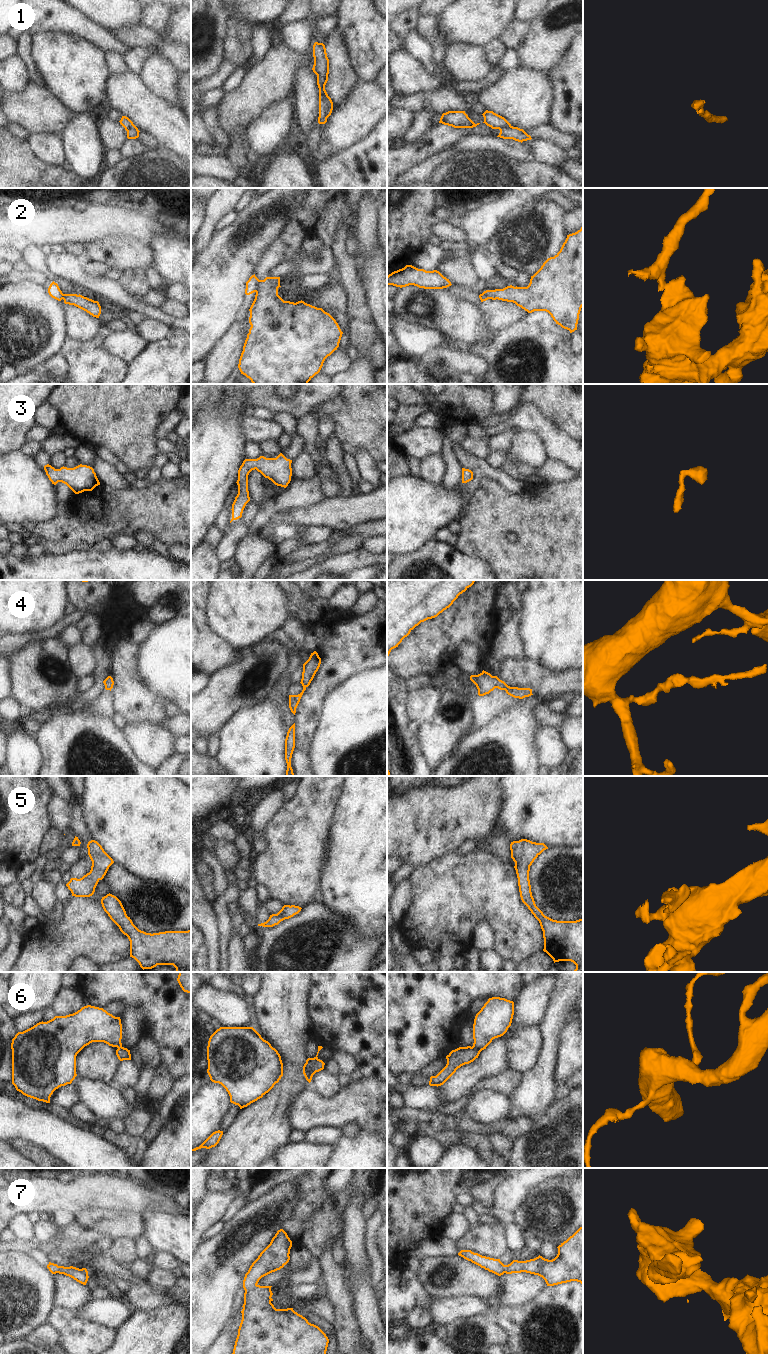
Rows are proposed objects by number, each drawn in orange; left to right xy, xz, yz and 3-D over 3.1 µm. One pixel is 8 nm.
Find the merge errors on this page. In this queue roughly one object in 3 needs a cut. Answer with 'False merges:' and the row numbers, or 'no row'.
False merges: 1, 2, 6.

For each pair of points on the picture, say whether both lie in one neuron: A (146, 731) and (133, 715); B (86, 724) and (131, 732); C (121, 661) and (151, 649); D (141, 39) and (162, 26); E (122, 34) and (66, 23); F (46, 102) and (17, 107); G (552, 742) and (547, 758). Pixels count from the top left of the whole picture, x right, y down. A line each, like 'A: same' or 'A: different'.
A: different
B: different
C: different
D: different
E: different
F: same
G: same

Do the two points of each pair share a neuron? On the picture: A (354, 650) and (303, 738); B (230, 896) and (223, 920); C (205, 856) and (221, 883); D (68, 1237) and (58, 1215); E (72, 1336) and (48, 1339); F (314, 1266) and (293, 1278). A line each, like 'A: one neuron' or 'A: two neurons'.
A: one neuron
B: one neuron
C: one neuron
D: two neurons
E: two neurons
F: one neuron

